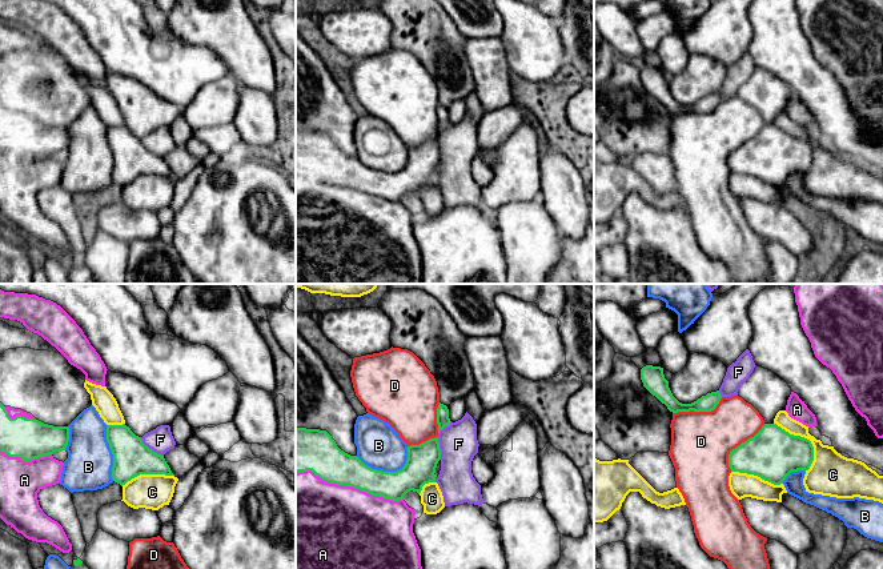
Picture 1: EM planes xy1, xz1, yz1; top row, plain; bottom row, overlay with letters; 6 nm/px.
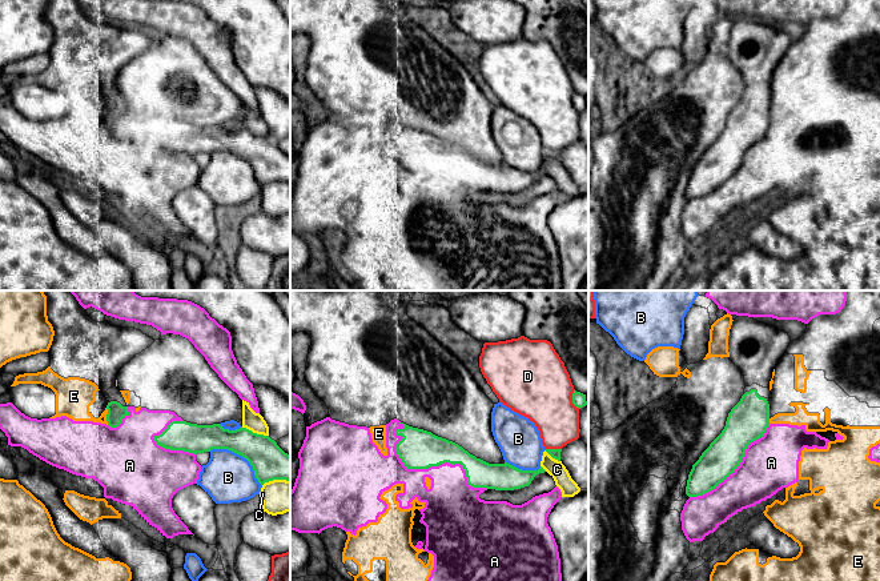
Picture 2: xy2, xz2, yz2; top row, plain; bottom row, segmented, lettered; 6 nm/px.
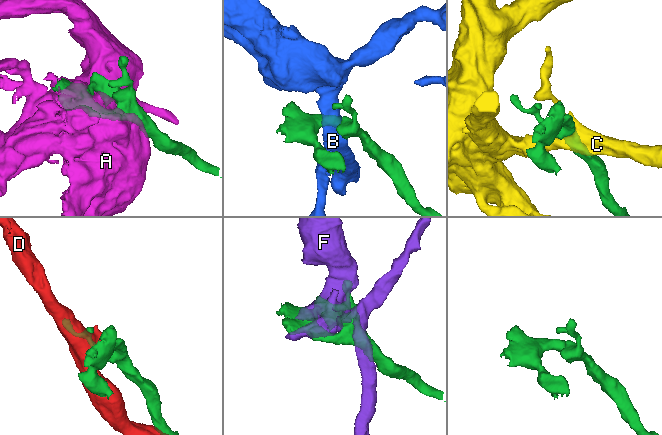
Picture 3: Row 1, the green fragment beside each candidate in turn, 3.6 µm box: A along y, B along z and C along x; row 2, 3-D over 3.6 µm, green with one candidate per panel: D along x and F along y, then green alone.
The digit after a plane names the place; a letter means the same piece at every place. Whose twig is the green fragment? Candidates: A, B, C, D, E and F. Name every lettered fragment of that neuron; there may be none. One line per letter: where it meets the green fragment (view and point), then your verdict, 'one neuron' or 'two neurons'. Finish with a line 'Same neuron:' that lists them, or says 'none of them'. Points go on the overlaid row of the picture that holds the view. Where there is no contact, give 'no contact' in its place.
A: meets green in xz2 at (425, 468); two neurons
B: meets green in xz1 at (389, 472); two neurons
C: meets green in yz1 at (806, 439); two neurons
D: meets green in yz1 at (739, 445); two neurons
E: meets green in xy2 at (107, 416); two neurons
F: meets green in xy1 at (151, 449); two neurons
Same neuron: none of them

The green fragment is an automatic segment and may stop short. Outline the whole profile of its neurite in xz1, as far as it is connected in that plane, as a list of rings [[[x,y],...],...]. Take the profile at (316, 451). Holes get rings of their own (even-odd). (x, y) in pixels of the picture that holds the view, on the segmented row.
[[[296,428],[296,473],[312,470],[326,482],[353,486],[393,501],[404,500],[410,490],[420,494],[425,484],[436,482],[440,460],[436,437],[408,446],[408,460],[401,470],[382,472],[341,450],[326,430]]]

